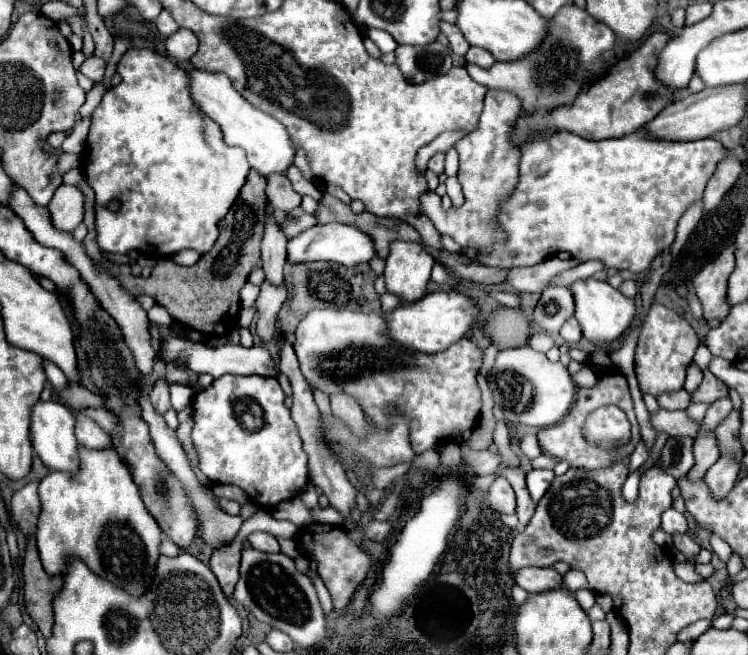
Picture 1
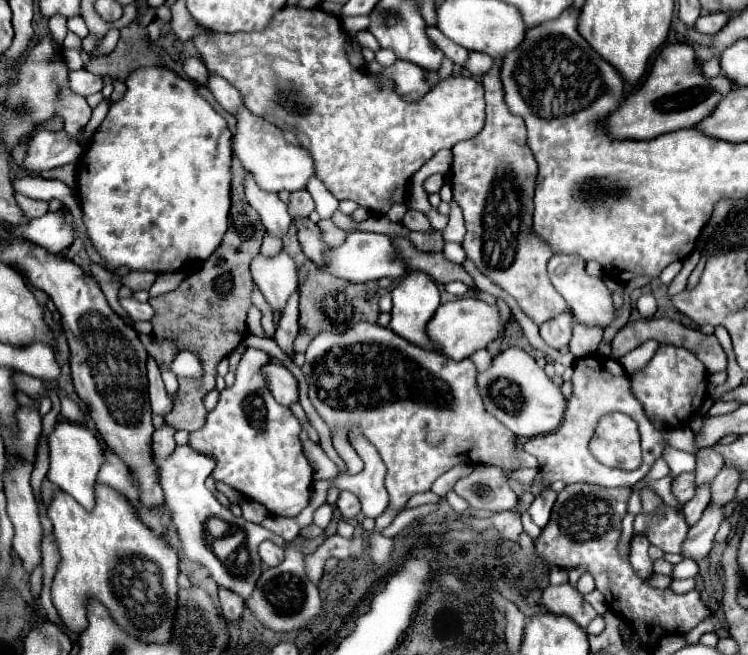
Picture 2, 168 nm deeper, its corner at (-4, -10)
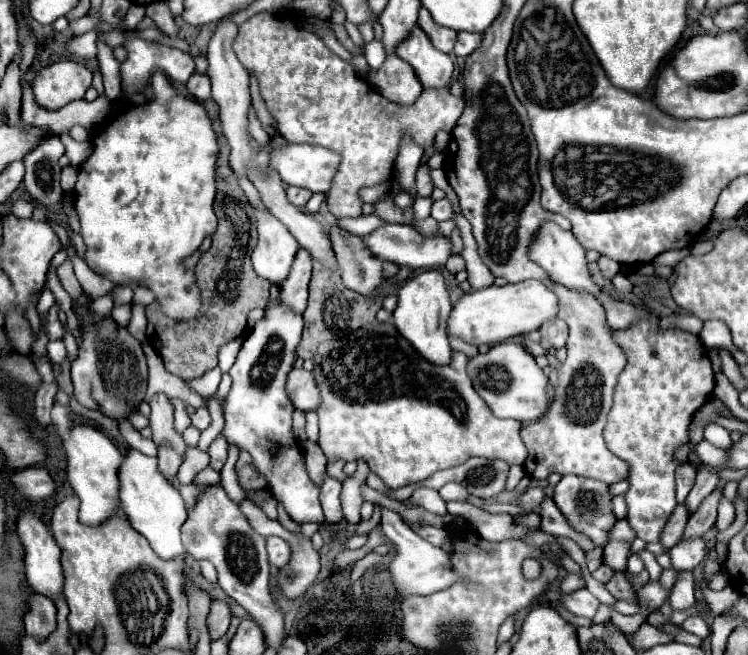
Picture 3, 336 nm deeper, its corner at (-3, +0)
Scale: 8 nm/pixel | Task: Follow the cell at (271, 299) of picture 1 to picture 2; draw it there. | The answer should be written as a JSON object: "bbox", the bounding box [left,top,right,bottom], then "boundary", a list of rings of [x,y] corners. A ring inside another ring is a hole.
{"bbox":[251,250,297,312],"boundary":[[[285,250],[273,258],[259,254],[251,262],[251,276],[273,312],[281,312],[297,290],[297,266]]]}

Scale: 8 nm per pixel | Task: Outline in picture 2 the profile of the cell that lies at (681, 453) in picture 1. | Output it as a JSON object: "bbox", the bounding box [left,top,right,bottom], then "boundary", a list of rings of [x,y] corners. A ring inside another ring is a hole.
{"bbox":[671,474,695,504],"boundary":[[[681,474],[681,476],[677,476],[675,482],[673,482],[673,486],[671,486],[671,490],[673,490],[673,496],[681,504],[689,502],[693,498],[693,494],[695,494],[695,476],[693,474]]]}

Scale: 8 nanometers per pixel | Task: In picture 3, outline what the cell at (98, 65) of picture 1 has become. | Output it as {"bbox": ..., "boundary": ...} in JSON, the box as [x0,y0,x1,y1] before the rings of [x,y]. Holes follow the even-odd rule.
{"bbox":[32,60,92,110],"boundary":[[[60,60],[40,68],[32,80],[34,100],[40,108],[58,110],[72,100],[84,98],[92,84],[92,72],[72,60]]]}

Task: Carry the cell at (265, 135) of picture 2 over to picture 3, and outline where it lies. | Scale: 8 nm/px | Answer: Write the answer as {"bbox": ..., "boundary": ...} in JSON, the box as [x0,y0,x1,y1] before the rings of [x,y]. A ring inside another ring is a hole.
{"bbox":[270,144,340,194],"boundary":[[[270,144],[270,164],[278,170],[286,184],[308,188],[312,192],[326,194],[332,186],[332,178],[338,170],[340,156],[322,146],[288,144],[276,148]]]}

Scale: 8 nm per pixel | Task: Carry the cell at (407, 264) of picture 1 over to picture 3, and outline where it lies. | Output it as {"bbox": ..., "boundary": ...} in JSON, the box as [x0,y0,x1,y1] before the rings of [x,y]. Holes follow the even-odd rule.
{"bbox":[392,270,454,366],"boundary":[[[428,270],[406,280],[406,284],[398,290],[398,308],[394,310],[392,320],[398,332],[414,346],[414,350],[424,360],[428,360],[434,366],[448,366],[454,354],[446,336],[446,320],[450,316],[450,310],[452,304],[442,274],[438,270]]]}

